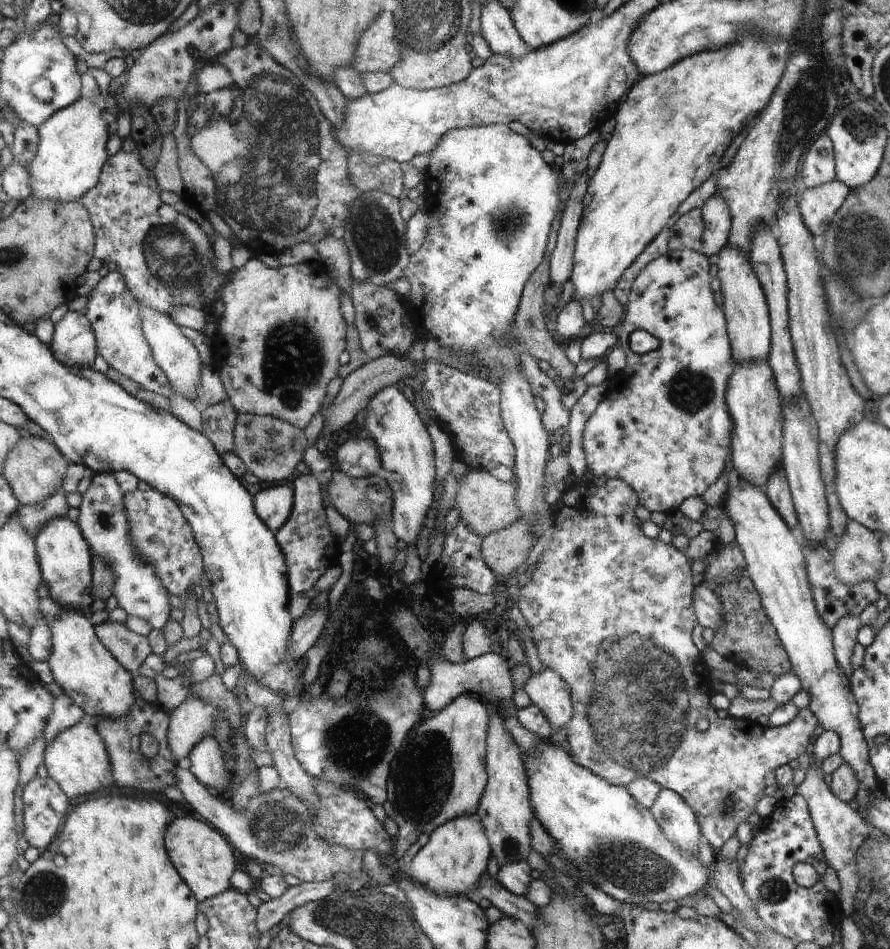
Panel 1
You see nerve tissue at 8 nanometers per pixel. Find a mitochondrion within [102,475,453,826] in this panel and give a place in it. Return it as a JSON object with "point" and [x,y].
{"point":[360,743]}

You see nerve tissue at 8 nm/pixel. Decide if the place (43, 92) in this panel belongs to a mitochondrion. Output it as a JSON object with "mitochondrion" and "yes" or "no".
{"mitochondrion":"yes"}

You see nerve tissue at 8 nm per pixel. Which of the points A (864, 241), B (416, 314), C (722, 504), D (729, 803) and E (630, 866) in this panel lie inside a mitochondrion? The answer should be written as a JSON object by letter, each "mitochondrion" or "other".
{"A":"mitochondrion","B":"other","C":"other","D":"mitochondrion","E":"mitochondrion"}

